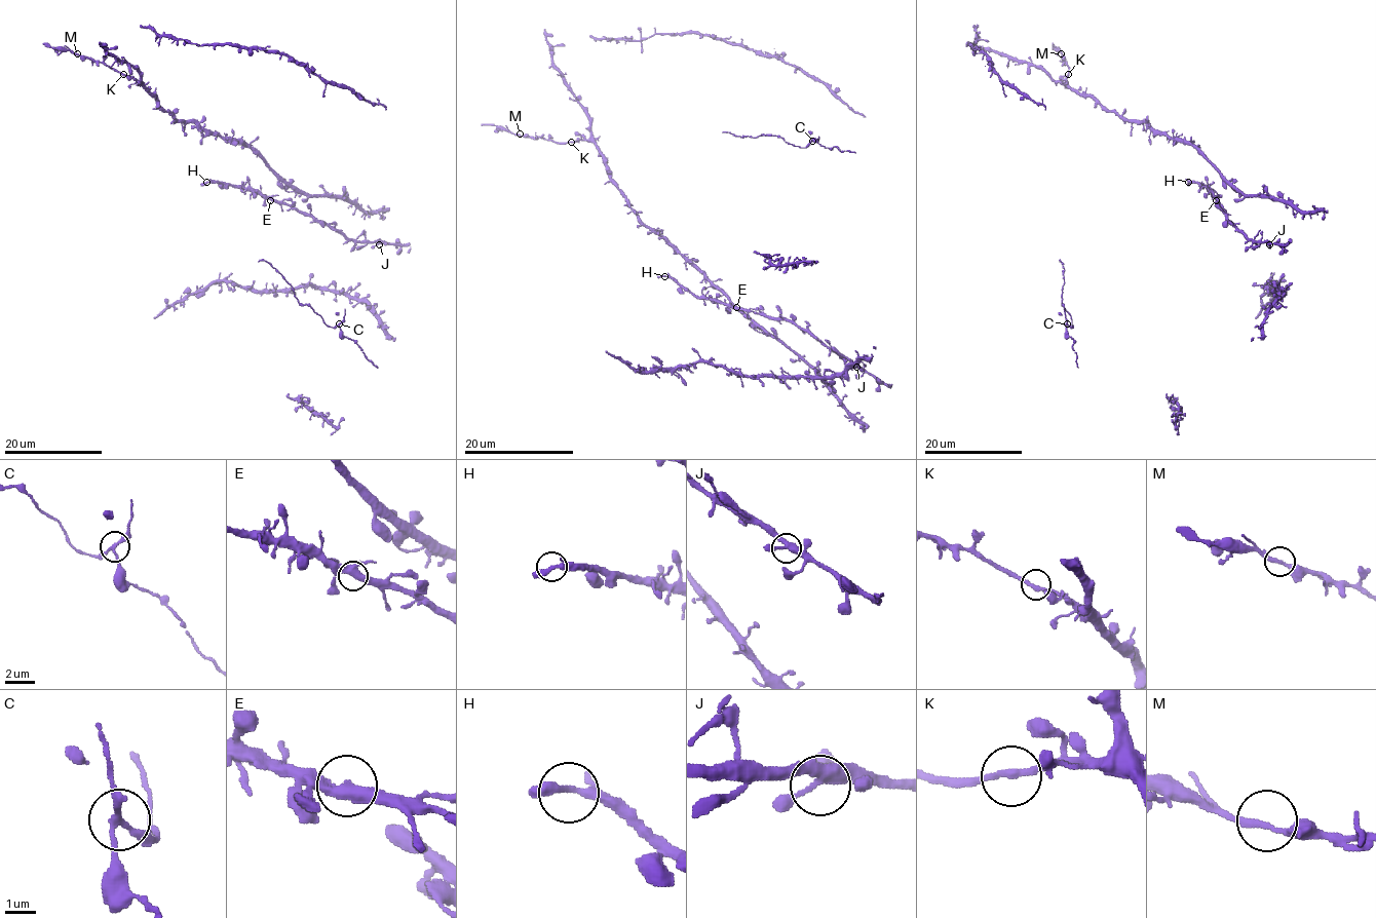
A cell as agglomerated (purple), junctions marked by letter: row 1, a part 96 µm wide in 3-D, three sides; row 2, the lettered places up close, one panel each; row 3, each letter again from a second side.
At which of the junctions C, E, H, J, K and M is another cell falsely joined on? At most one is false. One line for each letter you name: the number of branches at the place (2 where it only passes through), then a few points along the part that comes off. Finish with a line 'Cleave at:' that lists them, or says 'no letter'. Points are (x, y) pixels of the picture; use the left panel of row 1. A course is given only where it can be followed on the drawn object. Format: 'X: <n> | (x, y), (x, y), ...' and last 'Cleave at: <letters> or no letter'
C: 3 | (339, 323), (329, 327), (306, 304), (299, 302), (293, 287), (280, 273), (268, 262), (259, 261)
Cleave at: C

